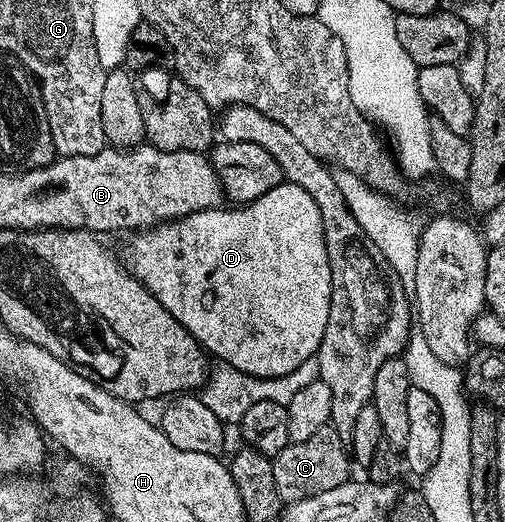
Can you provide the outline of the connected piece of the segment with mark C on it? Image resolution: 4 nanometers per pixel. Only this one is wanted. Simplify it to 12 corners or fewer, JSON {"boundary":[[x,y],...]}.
{"boundary":[[331,425],[272,459],[288,505],[347,482],[350,455]]}

